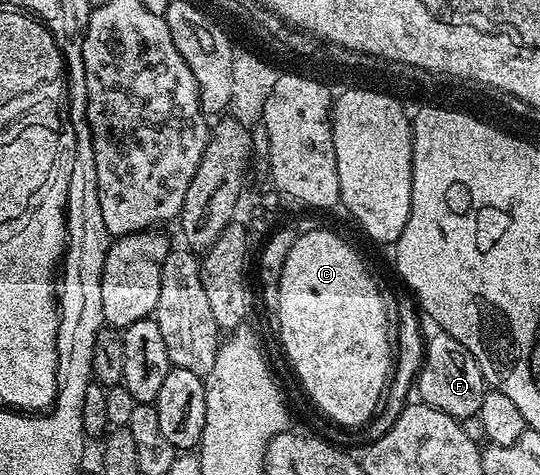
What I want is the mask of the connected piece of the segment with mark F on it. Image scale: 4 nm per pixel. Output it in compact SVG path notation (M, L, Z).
M443 333L435 334L427 336L424 362L415 380L415 390L418 393L420 390L419 402L461 421L468 421L471 415L472 418L479 416L486 384L478 361L474 361L470 349L454 337Z

